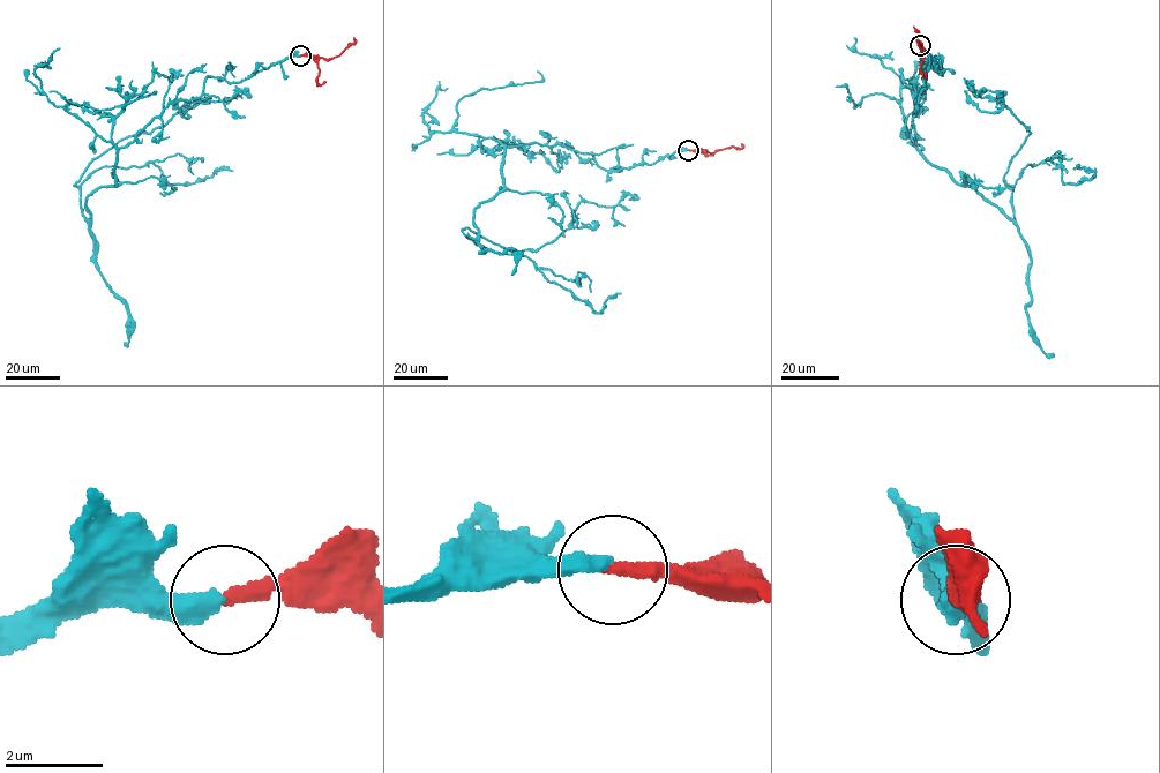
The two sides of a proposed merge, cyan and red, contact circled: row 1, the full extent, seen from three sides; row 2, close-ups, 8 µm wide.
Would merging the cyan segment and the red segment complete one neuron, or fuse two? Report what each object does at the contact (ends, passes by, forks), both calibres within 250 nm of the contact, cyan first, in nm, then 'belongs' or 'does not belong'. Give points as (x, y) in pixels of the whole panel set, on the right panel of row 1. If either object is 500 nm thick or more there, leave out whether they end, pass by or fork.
cyan ends there; red ends there; 360 nm thick on the cyan side, 300 nm on the other; belongs

